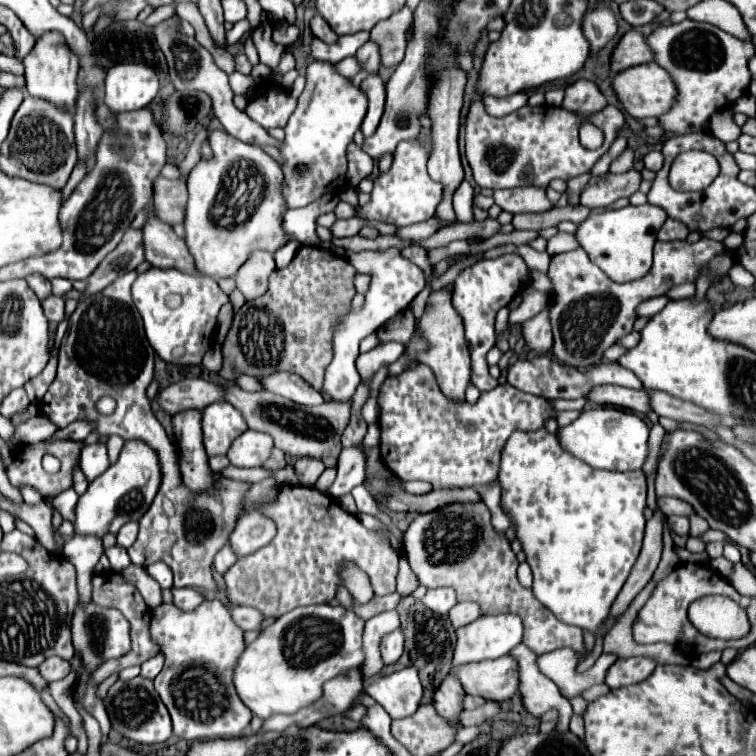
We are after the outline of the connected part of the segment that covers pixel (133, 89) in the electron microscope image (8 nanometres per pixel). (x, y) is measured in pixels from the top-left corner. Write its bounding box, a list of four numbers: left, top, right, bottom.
[104,64,158,112]

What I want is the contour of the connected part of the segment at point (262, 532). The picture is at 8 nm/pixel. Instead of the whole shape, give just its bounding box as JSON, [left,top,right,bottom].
[228,512,276,558]

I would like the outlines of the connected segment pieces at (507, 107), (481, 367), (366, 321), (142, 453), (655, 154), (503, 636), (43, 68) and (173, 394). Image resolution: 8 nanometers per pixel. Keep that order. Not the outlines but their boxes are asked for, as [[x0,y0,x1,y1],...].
[[482,92,528,118],[452,254,528,392],[324,248,426,400],[74,442,160,536],[644,150,664,172],[454,614,524,666],[24,34,78,114],[156,378,224,414]]

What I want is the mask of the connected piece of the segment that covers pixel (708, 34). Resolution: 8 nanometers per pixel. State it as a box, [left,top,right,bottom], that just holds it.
[648,20,754,134]

